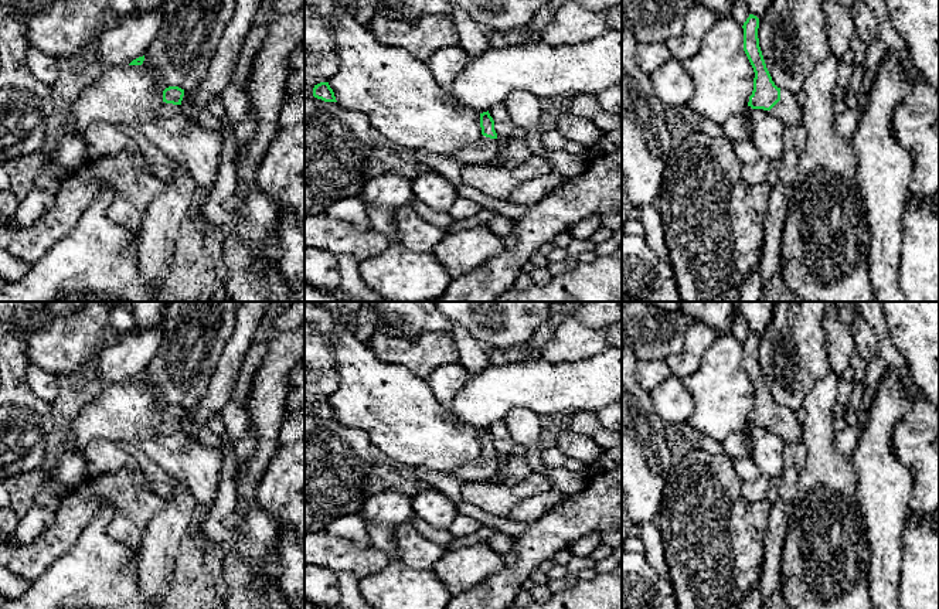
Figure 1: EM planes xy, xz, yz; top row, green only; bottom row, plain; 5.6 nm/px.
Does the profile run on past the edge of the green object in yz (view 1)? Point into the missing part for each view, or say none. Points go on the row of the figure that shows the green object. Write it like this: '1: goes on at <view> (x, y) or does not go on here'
1: goes on at yz (788, 111)

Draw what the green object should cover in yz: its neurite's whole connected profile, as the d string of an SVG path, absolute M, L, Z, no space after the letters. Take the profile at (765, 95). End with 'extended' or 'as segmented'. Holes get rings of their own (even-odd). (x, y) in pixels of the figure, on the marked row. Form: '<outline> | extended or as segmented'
M749 14L742 28L744 51L755 72L748 106L769 110L785 126L797 126L802 122L802 106L797 103L796 93L778 88L772 81L759 47L759 18Z | extended

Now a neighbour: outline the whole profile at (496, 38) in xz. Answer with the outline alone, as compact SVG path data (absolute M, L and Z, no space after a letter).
M484 28L484 35L489 44L489 48L501 50L510 45L513 41L510 38L510 31L500 31L494 28Z

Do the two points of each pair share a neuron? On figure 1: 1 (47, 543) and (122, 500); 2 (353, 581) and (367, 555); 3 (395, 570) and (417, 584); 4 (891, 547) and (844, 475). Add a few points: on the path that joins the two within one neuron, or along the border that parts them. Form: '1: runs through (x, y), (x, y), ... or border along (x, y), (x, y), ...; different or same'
1: runs through (65, 527), (94, 499), (104, 497); same
2: border along (350, 571), (360, 577); different
3: runs through (401, 575), (411, 584); same
4: border along (851, 462), (856, 470), (856, 500), (866, 527); different

